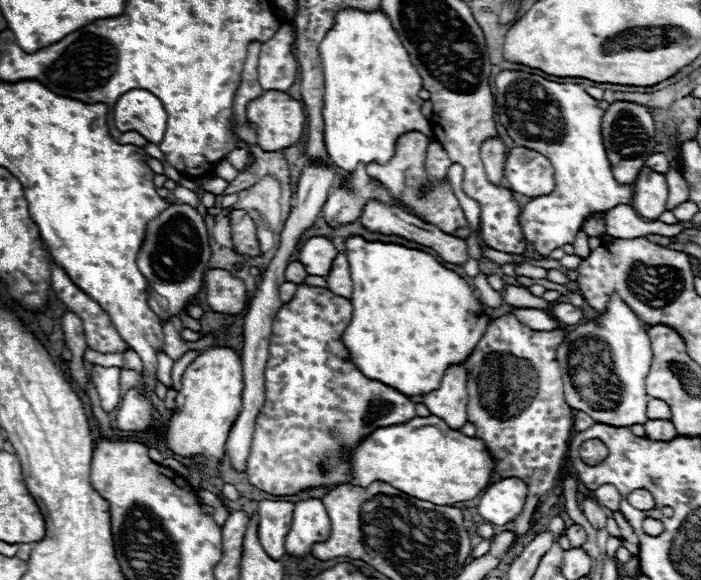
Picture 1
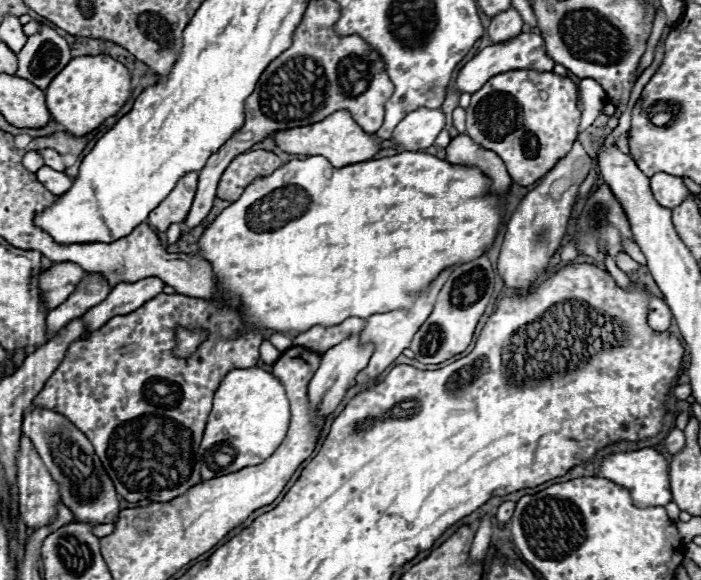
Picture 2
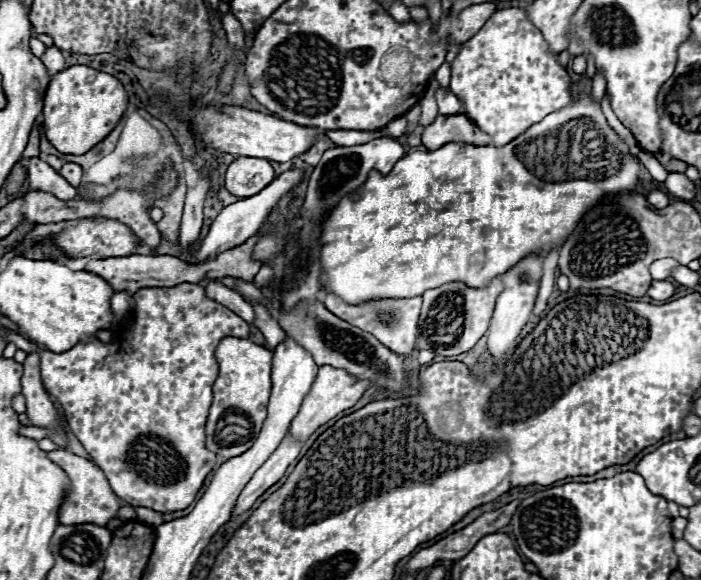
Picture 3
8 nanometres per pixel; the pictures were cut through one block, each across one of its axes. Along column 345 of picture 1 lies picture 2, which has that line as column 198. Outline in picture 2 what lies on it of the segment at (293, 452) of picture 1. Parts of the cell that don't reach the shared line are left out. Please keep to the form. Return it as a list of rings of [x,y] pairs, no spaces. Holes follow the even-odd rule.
[[[158,294],[138,310],[110,318],[100,330],[90,332],[88,338],[72,342],[64,360],[32,404],[64,414],[90,438],[118,496],[128,502],[174,500],[202,482],[198,446],[212,410],[214,392],[224,374],[232,368],[252,368],[258,364],[262,334],[258,330],[238,330],[244,330],[242,316],[230,308],[218,308],[208,300],[182,294]],[[178,326],[208,332],[208,338],[188,358],[174,354]]]

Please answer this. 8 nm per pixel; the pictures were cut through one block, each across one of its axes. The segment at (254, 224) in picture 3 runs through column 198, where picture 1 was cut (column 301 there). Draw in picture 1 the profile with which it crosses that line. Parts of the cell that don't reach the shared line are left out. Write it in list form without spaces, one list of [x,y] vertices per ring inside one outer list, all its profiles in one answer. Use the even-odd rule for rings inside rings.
[[[312,236],[308,238],[300,250],[298,260],[304,264],[306,272],[312,276],[326,276],[332,268],[332,260],[336,258],[338,250],[334,244],[324,236]]]

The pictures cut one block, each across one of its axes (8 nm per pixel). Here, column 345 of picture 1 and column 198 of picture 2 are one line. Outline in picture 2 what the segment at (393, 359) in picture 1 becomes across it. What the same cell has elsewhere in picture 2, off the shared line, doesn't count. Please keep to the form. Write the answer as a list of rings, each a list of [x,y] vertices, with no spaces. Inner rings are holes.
[[[402,152],[402,154],[388,156],[388,158],[380,158],[380,160],[366,160],[366,162],[350,164],[350,166],[344,166],[344,168],[334,168],[334,166],[328,162],[328,158],[324,158],[324,156],[306,156],[304,160],[292,160],[292,162],[288,162],[286,166],[278,168],[278,170],[276,170],[274,174],[270,174],[270,176],[264,176],[264,178],[254,180],[254,182],[244,190],[242,198],[238,198],[238,200],[232,202],[226,210],[222,210],[222,212],[218,214],[218,218],[206,228],[206,232],[202,234],[202,238],[200,238],[200,242],[198,242],[198,244],[200,244],[200,252],[198,252],[198,254],[200,254],[202,258],[206,258],[206,260],[212,264],[214,274],[216,274],[218,284],[220,284],[220,292],[222,292],[222,296],[226,296],[226,300],[228,300],[226,304],[224,304],[224,302],[216,302],[218,306],[228,306],[228,308],[240,312],[242,318],[244,318],[244,324],[250,326],[250,328],[258,328],[258,330],[264,330],[264,328],[266,328],[266,330],[272,330],[272,332],[292,332],[292,336],[298,336],[298,334],[306,332],[308,328],[312,328],[312,326],[316,326],[316,324],[332,326],[332,324],[340,324],[340,322],[344,322],[344,320],[350,318],[350,316],[368,318],[368,316],[372,316],[372,314],[388,312],[388,310],[394,310],[394,308],[412,308],[416,296],[420,296],[420,294],[426,290],[426,286],[430,284],[430,280],[434,280],[434,276],[438,276],[438,272],[442,272],[442,268],[452,268],[452,266],[466,264],[466,262],[476,260],[478,256],[486,254],[486,252],[492,248],[494,238],[496,238],[498,228],[500,228],[500,212],[502,212],[502,206],[504,206],[504,196],[490,194],[490,178],[486,178],[478,168],[474,168],[474,166],[462,166],[462,164],[450,164],[450,162],[440,160],[440,158],[432,156],[432,154],[422,154],[422,152]],[[288,220],[290,220],[290,222],[288,222]],[[238,298],[240,298],[242,304],[244,304],[242,310],[238,310]],[[178,328],[178,346],[176,346],[176,354],[178,356],[190,356],[198,346],[200,346],[200,342],[202,340],[206,340],[206,332],[202,332],[202,330],[196,330],[196,332],[192,332],[192,330],[186,330],[186,328]]]

